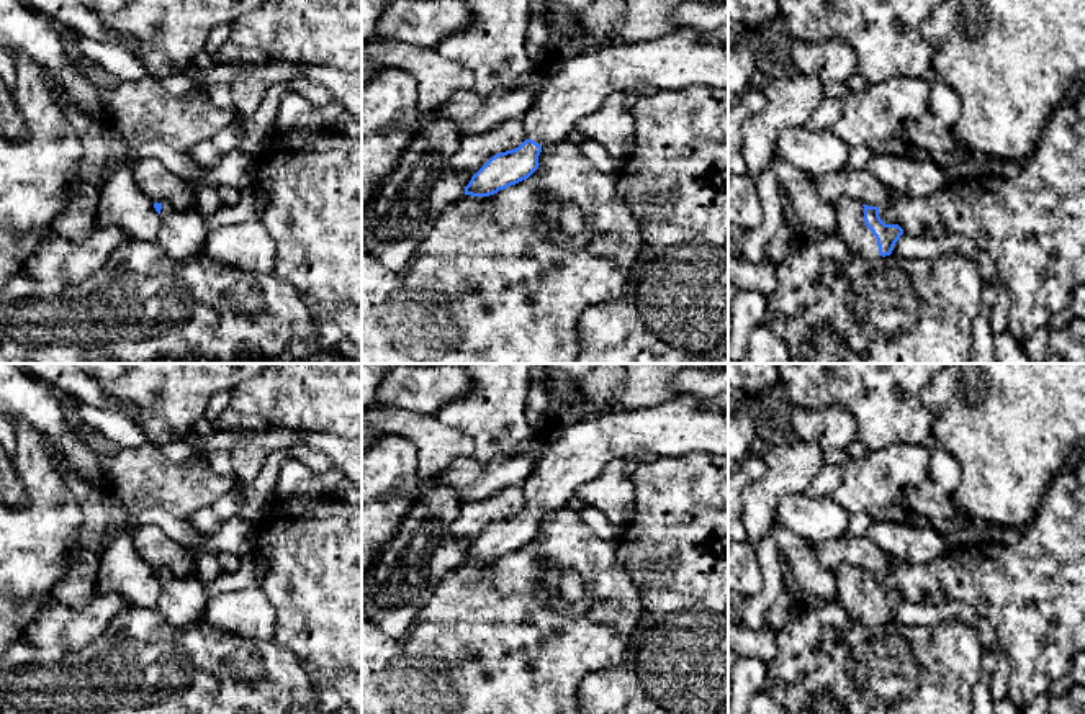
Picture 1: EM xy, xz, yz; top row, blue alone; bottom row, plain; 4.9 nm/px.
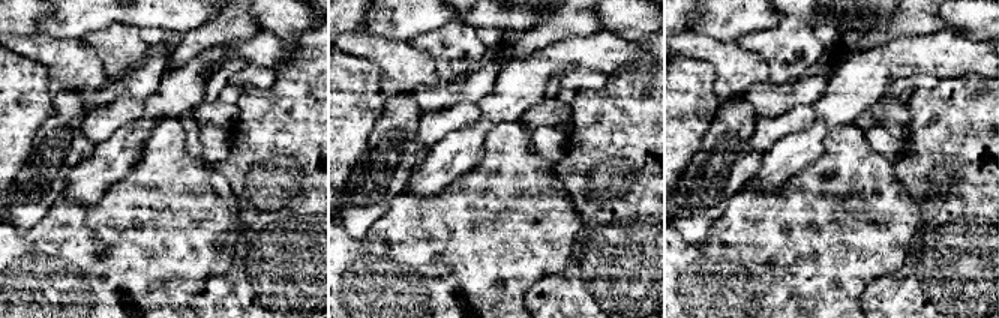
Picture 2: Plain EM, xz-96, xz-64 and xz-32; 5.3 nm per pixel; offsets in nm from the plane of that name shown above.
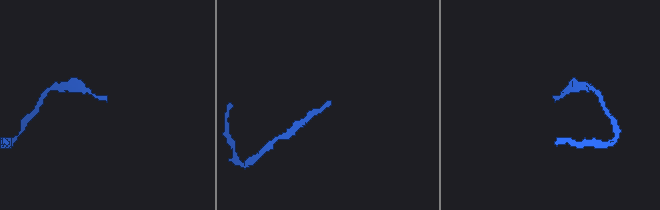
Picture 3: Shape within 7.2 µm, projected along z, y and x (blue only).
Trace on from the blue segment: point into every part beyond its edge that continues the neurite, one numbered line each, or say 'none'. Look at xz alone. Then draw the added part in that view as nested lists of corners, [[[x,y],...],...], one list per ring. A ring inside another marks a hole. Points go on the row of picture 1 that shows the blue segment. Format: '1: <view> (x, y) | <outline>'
1: xz (573, 89) | [[[681,28],[660,38],[594,47],[556,62],[538,82],[537,100],[520,118],[527,139],[540,146],[565,141],[584,116],[596,113],[604,100],[617,92],[638,88],[673,90],[696,85],[728,87],[728,46],[702,41],[691,28]]]

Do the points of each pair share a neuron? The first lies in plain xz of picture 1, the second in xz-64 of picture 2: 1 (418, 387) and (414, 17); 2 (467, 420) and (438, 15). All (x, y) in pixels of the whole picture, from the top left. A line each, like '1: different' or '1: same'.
1: same
2: different

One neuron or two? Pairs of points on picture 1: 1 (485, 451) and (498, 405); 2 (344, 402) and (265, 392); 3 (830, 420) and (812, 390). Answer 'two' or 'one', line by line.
1: one
2: one
3: two

